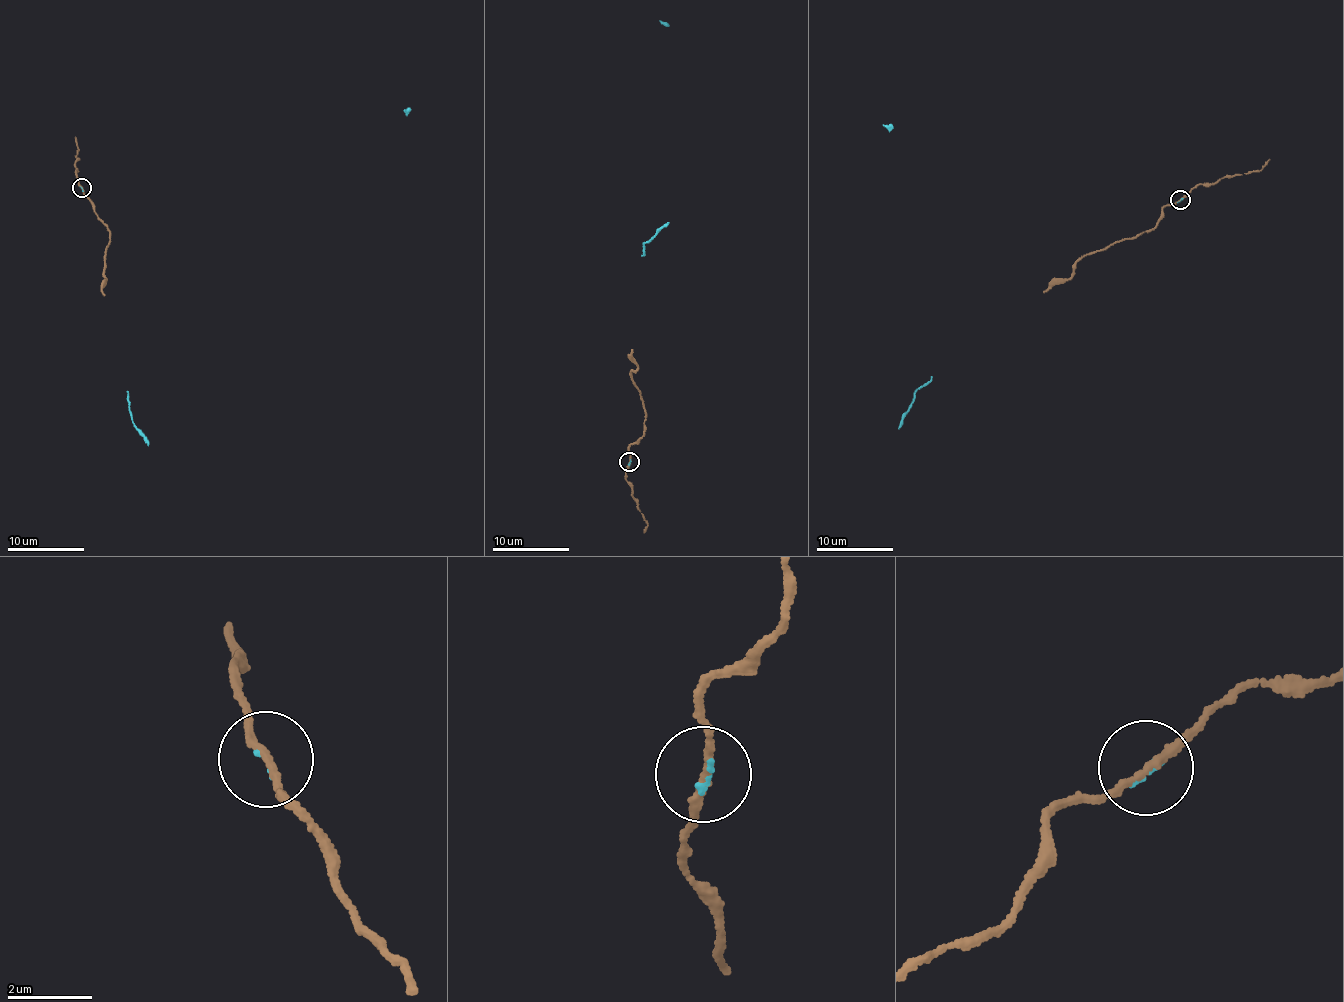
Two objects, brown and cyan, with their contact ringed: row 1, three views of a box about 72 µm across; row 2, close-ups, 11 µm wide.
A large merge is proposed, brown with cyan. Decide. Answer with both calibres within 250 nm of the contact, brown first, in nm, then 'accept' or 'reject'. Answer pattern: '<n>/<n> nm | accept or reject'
180/90 nm | accept

